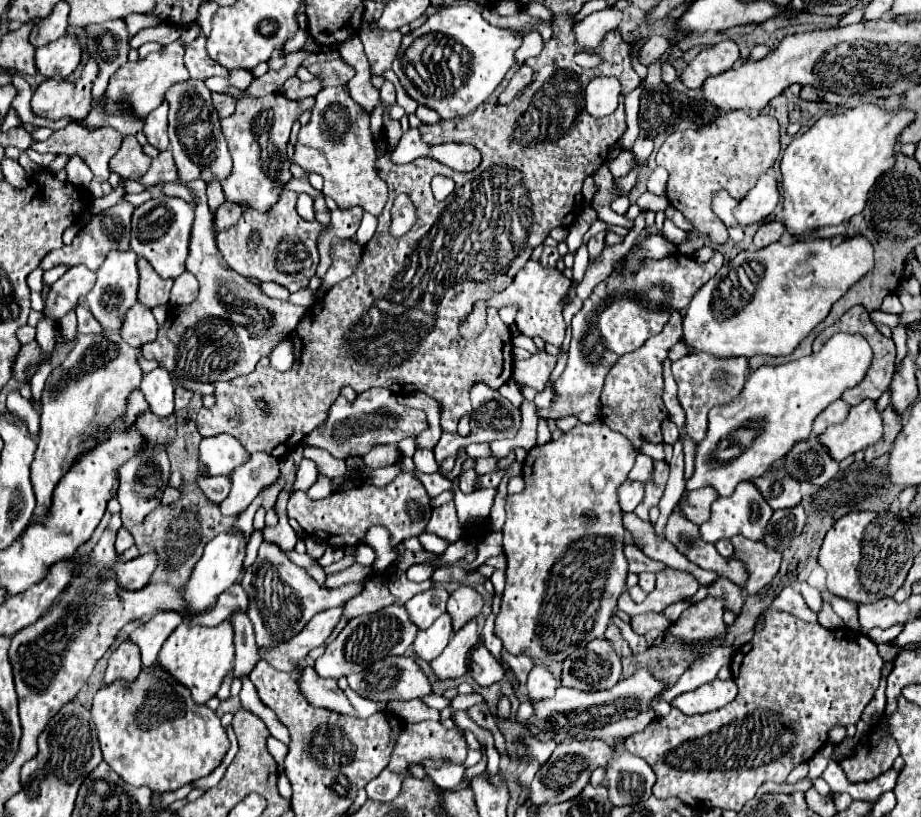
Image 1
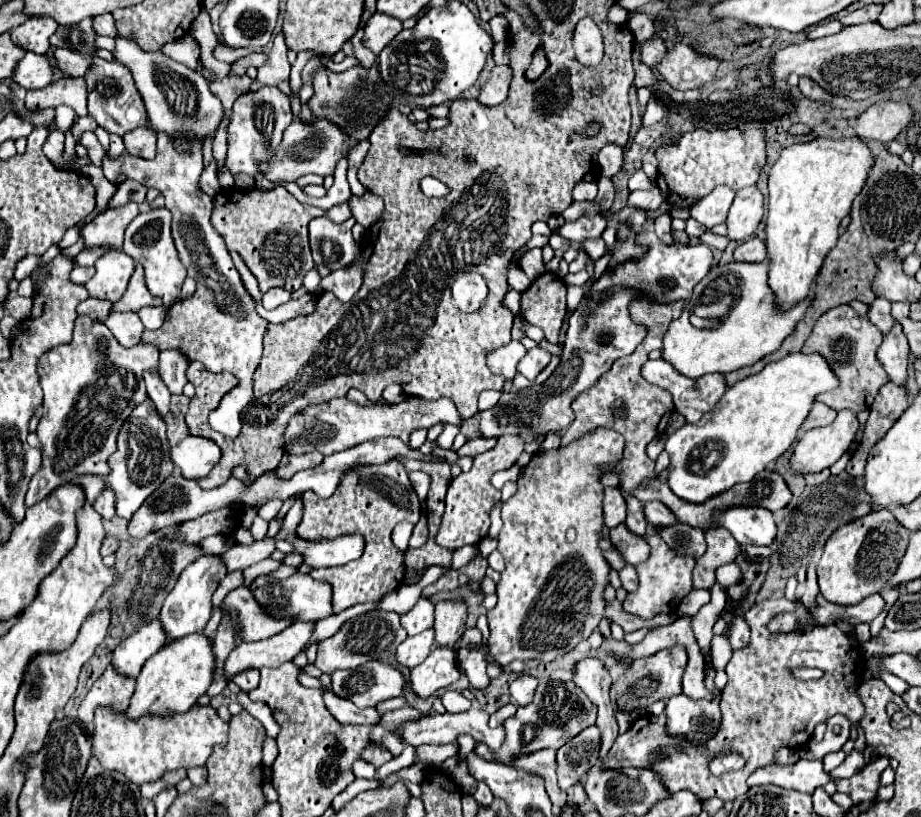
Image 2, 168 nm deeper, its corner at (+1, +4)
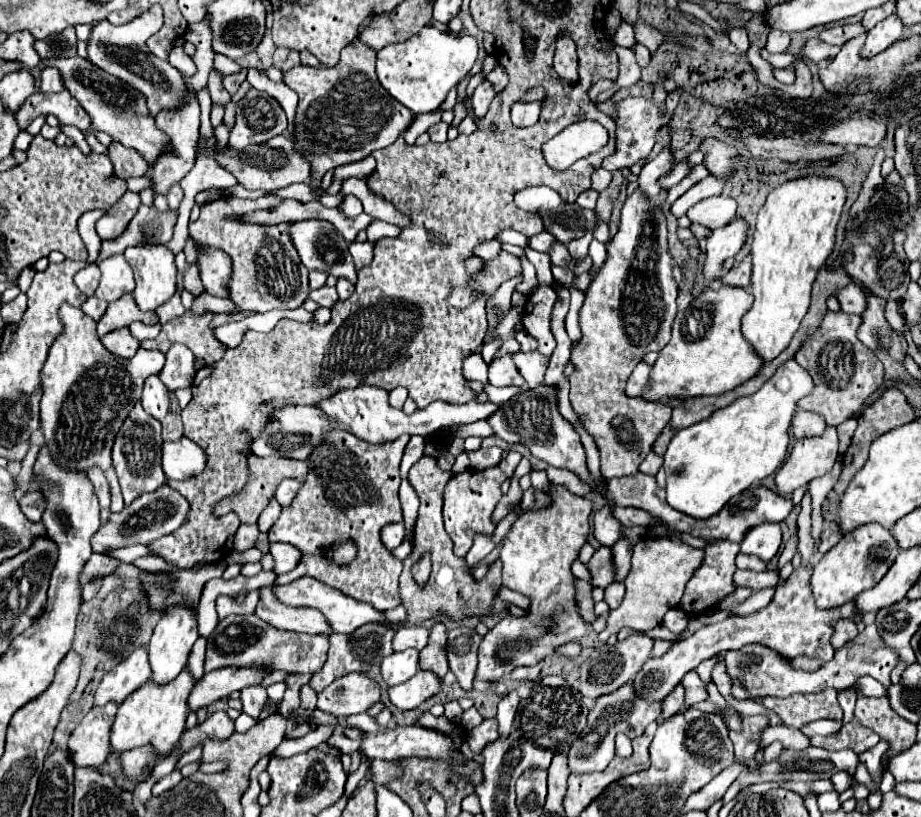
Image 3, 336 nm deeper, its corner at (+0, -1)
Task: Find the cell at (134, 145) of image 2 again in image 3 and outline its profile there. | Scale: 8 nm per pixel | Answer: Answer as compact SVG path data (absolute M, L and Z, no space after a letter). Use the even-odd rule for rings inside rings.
M113 142L109 146L109 158L113 162L113 170L119 178L145 176L149 170L147 160L133 148L125 148L121 142Z

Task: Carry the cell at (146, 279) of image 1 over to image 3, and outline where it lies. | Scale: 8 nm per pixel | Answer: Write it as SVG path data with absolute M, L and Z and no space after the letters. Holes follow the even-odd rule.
M131 292L123 294L119 300L111 302L107 312L103 314L103 318L97 322L97 330L99 330L99 336L111 332L111 330L117 330L117 328L123 328L123 326L129 326L131 322L145 322L145 324L157 324L159 322L159 316L155 312L143 312L143 310L137 310L137 302L133 298Z

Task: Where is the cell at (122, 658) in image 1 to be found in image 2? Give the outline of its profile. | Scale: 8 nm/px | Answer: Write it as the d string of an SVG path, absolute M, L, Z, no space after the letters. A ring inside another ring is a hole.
M108 665L108 669L104 671L104 675L92 685L90 693L84 697L84 701L78 707L78 721L88 729L88 735L94 733L94 725L92 725L92 717L94 711L98 707L106 707L112 709L114 713L122 713L126 711L130 697L134 693L134 679L116 675L112 665Z

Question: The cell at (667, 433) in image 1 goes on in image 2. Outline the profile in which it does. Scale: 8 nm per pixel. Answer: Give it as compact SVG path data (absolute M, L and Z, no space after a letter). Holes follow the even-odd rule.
M818 353L788 355L776 363L766 365L758 375L738 381L724 393L724 397L710 411L710 419L706 413L696 424L687 423L672 435L666 435L666 451L670 455L668 487L672 489L672 493L676 493L680 499L688 503L704 503L716 493L728 491L736 483L752 481L756 473L760 473L770 461L776 461L796 441L798 429L810 413L814 397L836 387L836 375L830 371L828 363Z

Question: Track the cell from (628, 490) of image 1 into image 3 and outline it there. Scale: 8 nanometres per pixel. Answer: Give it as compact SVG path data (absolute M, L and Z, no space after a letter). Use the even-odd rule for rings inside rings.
M605 504L593 518L593 536L603 544L603 546L613 546L617 538L621 536L621 522L613 516L613 506Z

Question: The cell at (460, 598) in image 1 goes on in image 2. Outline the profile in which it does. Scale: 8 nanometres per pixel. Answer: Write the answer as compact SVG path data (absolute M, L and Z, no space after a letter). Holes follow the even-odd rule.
M440 601L434 611L434 645L452 647L464 633L466 605L462 601Z

